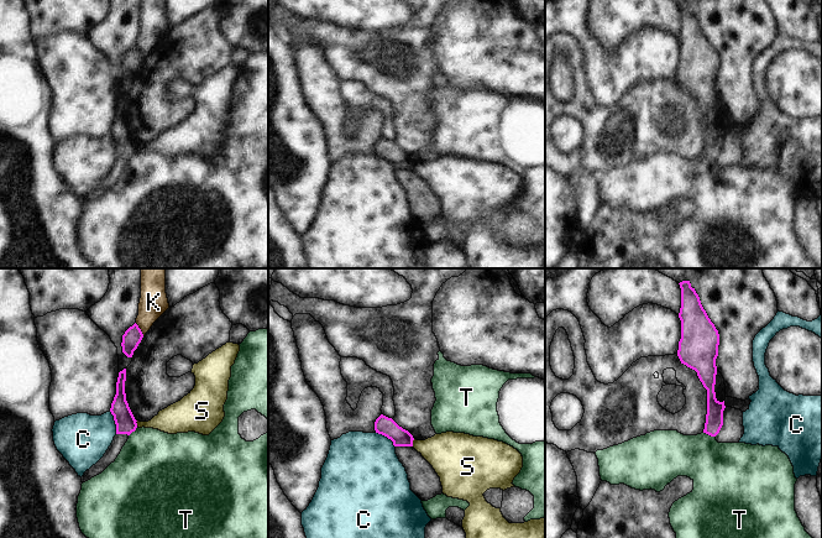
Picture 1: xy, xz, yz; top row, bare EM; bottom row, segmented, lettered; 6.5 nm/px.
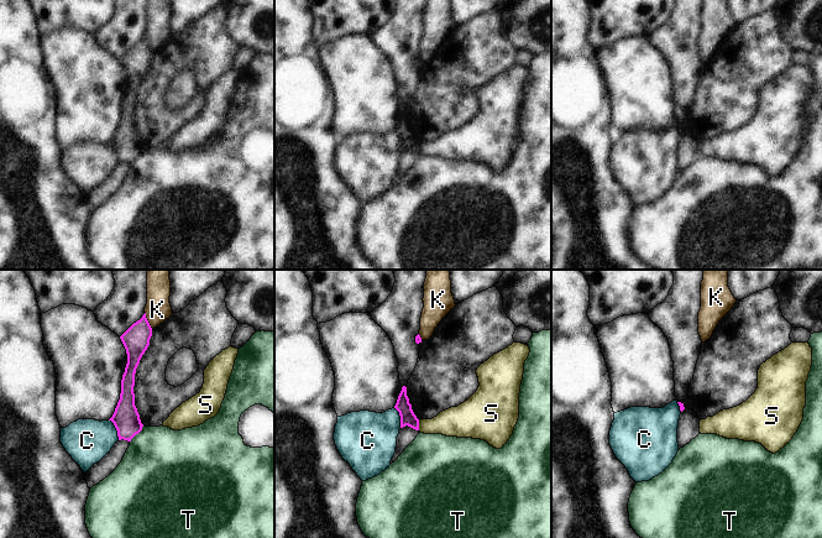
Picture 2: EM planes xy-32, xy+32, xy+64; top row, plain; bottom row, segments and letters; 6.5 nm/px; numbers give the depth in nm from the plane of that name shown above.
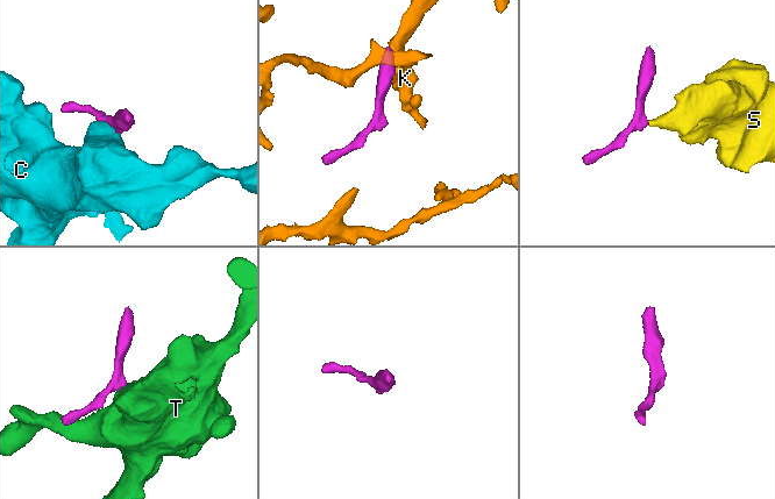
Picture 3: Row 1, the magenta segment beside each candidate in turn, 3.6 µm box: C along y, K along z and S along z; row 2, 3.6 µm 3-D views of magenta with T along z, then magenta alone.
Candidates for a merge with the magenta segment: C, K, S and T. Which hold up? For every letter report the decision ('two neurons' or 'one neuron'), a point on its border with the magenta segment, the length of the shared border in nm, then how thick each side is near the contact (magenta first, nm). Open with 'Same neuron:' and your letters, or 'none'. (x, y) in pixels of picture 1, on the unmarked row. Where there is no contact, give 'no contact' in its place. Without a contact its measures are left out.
Same neuron: none
C: two neurons; meets magenta in xy at (115, 145); contact 160 nm long; 130 nm thick on the magenta side, 340 nm on the other
K: two neurons; meets magenta in xy at (140, 52); contact 110 nm long; 120 nm thick on the magenta side, 190 nm on the other
S: two neurons; meets magenta in xz at (412, 166); contact 50 nm long; 120 nm thick on the magenta side, 280 nm on the other
T: two neurons; meets magenta in yz at (710, 157); contact 90 nm long; 110 nm thick on the magenta side, 360 nm on the other

